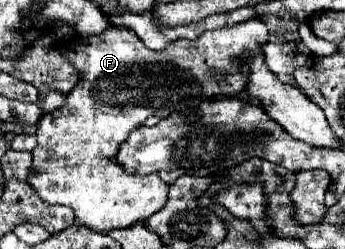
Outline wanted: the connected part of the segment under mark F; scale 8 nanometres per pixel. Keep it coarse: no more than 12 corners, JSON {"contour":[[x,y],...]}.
{"contour":[[260,19],[146,49],[60,45],[84,77],[44,115],[28,183],[98,233],[168,201],[114,163],[146,117],[238,95]]}

